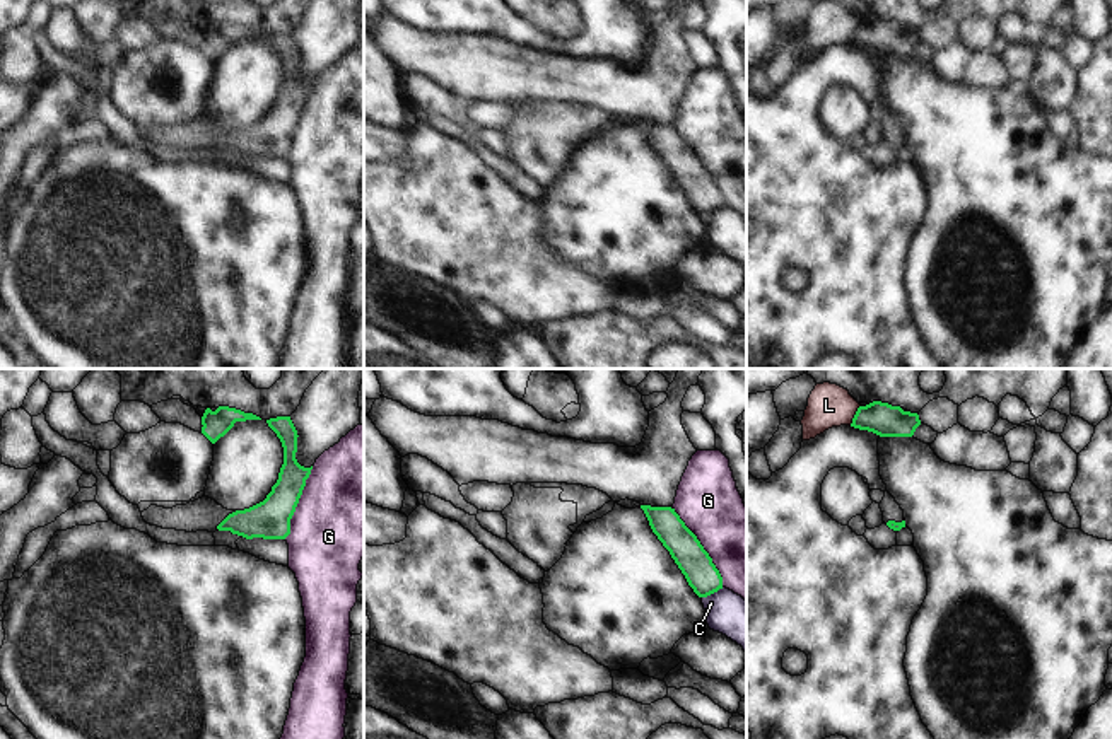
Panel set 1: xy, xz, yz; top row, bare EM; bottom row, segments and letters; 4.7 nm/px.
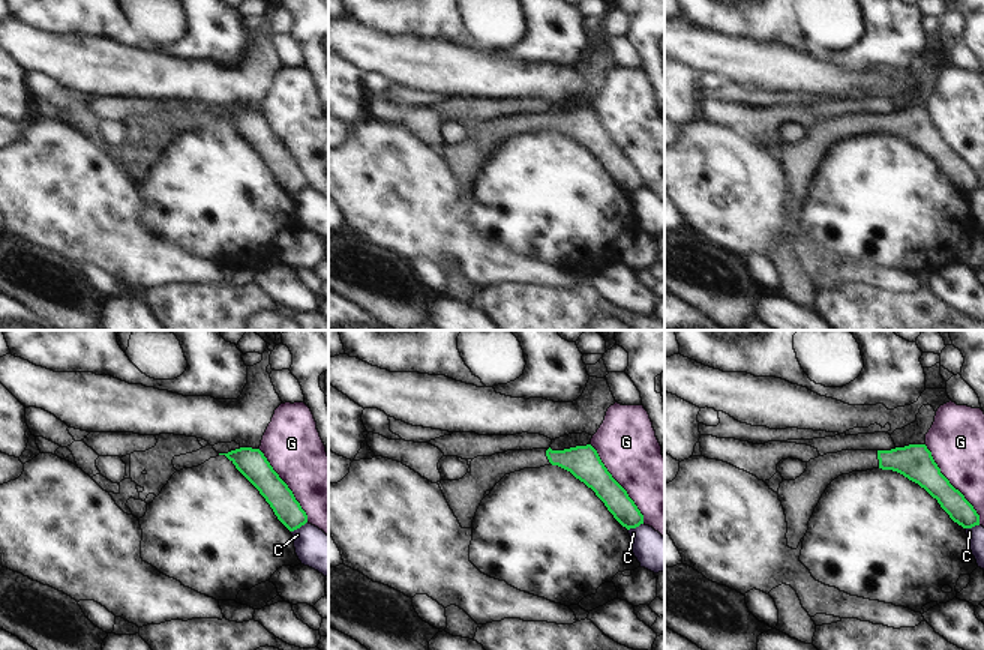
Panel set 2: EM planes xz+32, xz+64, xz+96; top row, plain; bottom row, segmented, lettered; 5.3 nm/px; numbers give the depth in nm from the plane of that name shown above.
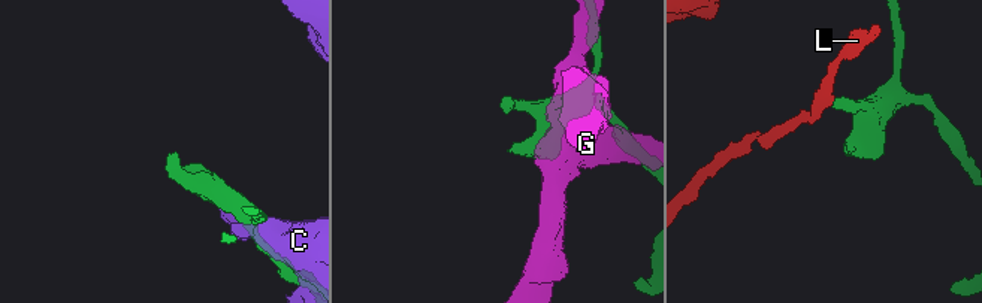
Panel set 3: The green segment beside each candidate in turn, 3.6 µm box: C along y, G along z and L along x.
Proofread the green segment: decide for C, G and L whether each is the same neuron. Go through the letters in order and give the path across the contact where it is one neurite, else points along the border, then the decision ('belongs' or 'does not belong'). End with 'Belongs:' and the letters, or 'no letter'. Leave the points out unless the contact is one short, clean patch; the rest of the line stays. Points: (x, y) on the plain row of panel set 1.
C: does not belong
G: does not belong
L: border yz (860, 23), (849, 41); does not belong
Belongs: no letter

